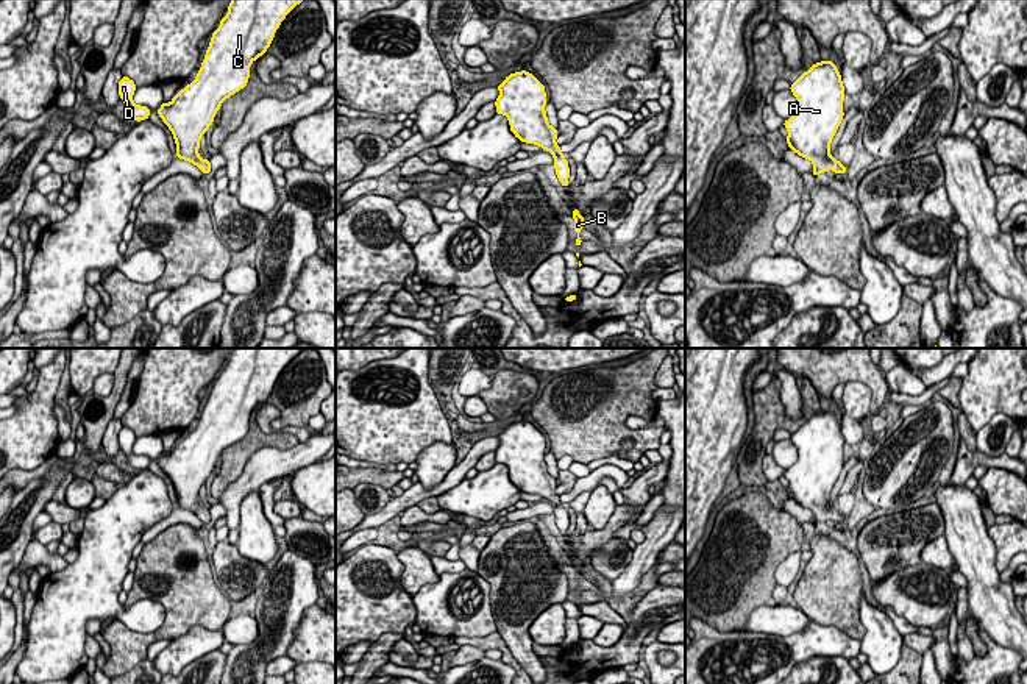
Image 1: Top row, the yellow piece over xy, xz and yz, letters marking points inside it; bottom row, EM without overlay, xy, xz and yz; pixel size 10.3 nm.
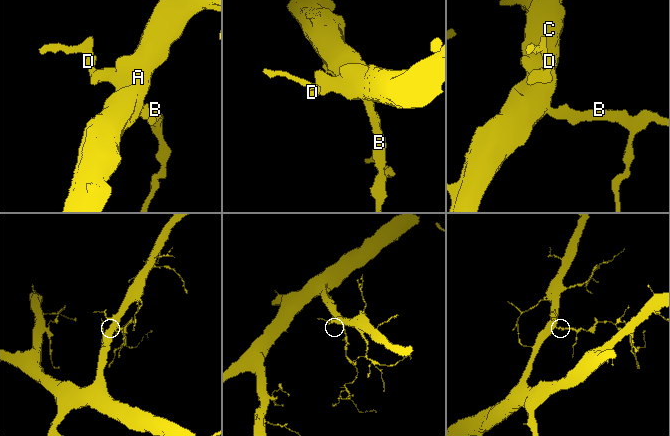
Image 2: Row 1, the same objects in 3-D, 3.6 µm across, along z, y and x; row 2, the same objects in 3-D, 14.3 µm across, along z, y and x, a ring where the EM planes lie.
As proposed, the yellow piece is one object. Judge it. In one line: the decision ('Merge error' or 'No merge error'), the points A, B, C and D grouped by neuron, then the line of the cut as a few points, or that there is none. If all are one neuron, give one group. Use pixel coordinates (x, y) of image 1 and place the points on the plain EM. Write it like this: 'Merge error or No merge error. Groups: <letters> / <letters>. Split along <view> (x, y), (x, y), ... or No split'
No merge error. Groups: A B C D. No split

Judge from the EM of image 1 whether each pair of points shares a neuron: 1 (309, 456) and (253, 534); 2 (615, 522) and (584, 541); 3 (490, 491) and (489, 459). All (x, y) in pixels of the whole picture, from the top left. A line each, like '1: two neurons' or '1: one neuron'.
1: two neurons
2: one neuron
3: two neurons

